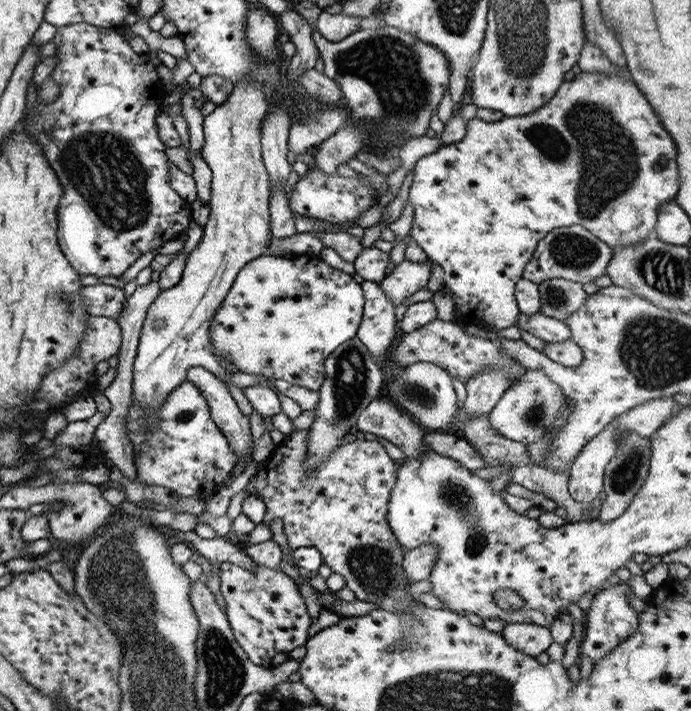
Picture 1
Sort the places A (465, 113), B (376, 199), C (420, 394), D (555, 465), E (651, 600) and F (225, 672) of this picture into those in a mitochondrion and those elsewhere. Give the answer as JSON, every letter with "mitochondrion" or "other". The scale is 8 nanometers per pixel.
{"A":"other","B":"other","C":"mitochondrion","D":"other","E":"other","F":"mitochondrion"}

